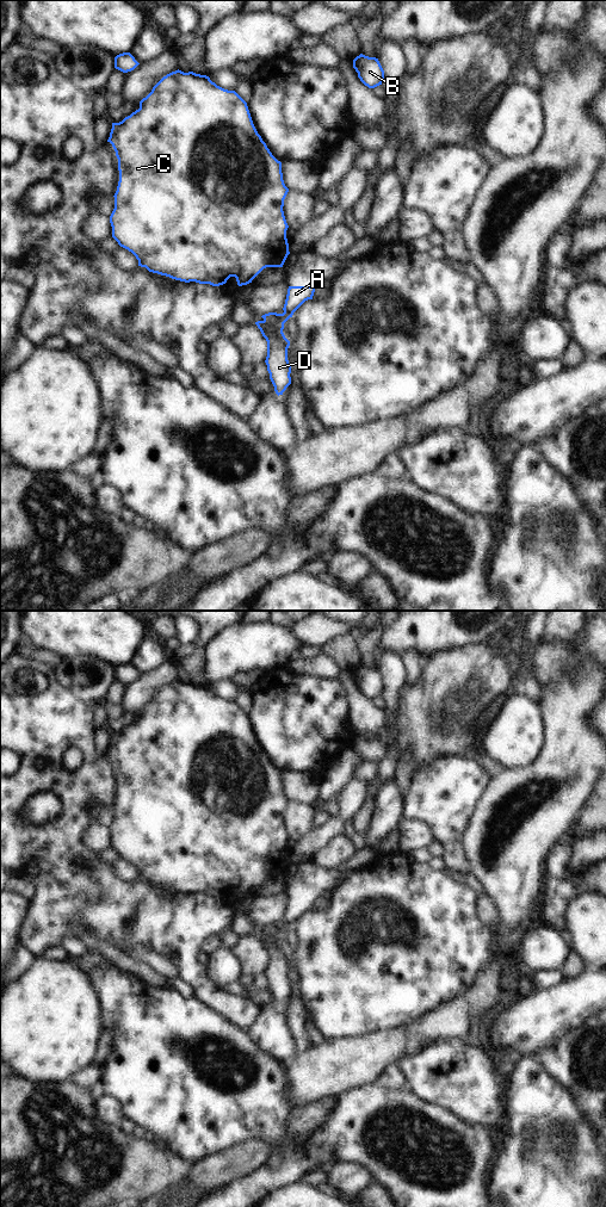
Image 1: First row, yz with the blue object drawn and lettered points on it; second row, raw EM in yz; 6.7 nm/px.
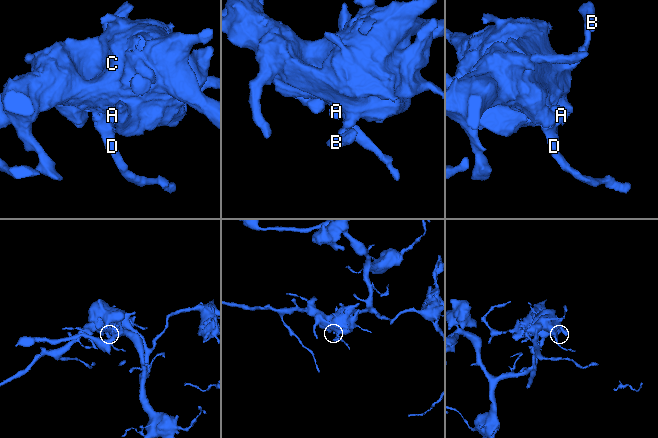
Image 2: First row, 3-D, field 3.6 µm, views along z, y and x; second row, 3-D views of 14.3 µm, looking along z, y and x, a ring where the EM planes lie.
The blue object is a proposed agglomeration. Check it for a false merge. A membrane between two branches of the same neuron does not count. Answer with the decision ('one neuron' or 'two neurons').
two neurons

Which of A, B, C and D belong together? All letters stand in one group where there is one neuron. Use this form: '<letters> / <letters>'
A / B C D

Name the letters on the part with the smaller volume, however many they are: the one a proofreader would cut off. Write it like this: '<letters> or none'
A

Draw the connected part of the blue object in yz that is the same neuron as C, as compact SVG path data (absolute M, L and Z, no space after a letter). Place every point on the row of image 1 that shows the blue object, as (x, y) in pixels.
M175 70L163 76L152 92L140 101L140 109L125 117L119 123L112 123L107 140L116 151L118 159L119 181L115 193L115 209L110 216L112 237L118 245L131 252L138 260L138 266L149 272L169 277L175 280L219 286L235 277L237 285L247 285L266 267L283 267L289 252L286 230L289 228L283 206L289 192L282 173L282 162L278 161L261 136L258 134L247 103L235 92L228 91L210 80L206 75L193 72L184 73Z

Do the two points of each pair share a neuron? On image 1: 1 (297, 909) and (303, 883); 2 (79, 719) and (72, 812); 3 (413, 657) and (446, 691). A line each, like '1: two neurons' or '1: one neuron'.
1: one neuron
2: one neuron
3: two neurons

